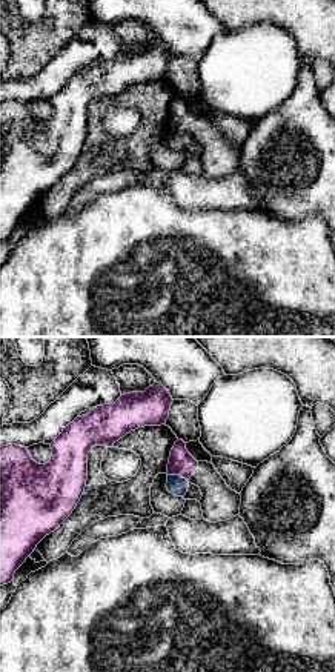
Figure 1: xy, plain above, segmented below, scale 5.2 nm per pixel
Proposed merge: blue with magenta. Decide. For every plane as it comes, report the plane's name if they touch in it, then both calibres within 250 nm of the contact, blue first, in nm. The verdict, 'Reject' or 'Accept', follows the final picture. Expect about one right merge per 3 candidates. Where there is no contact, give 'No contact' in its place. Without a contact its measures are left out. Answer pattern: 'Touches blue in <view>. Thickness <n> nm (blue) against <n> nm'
Touches blue in xy. Thickness 100 nm (blue) against 130 nm

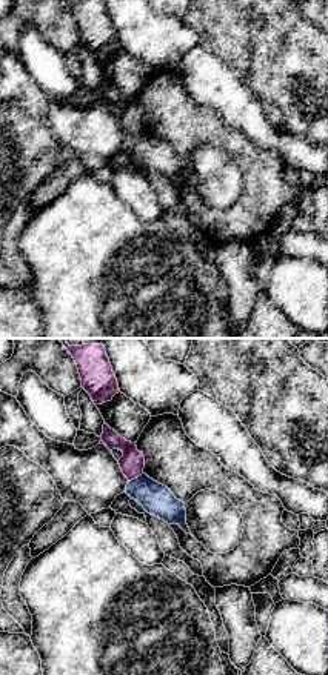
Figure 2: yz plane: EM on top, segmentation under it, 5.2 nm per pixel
Touches blue in yz. Thickness 160 nm (blue) against 130 nm

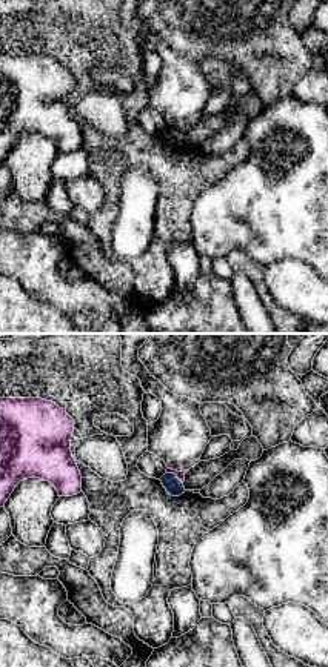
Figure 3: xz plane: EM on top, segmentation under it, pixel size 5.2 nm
Touches blue in xz. Thickness 90 nm (blue) against 50 nm

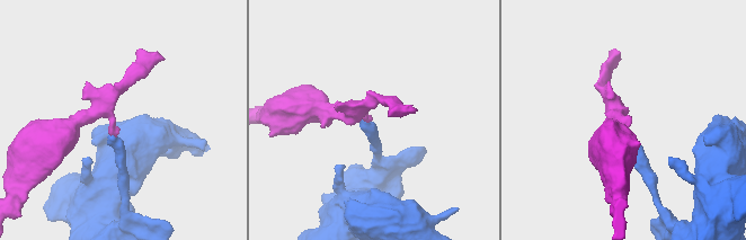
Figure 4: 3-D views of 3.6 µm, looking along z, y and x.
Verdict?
Reject

